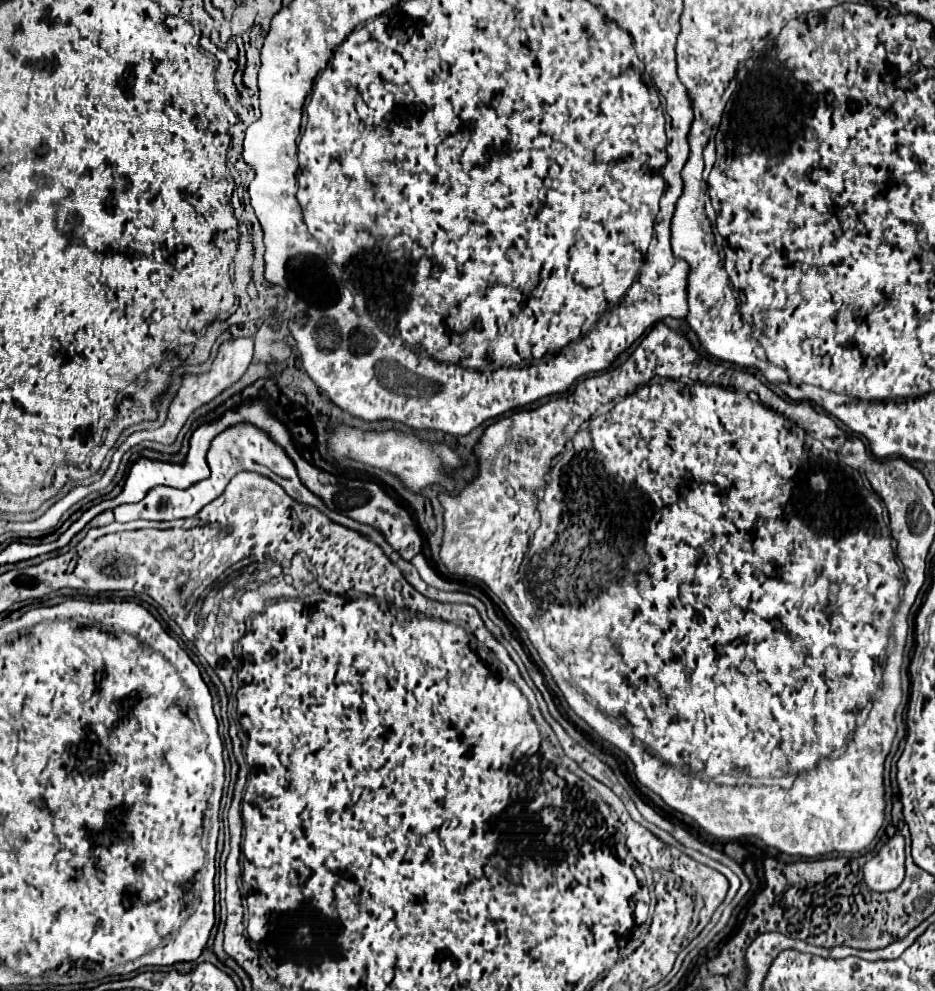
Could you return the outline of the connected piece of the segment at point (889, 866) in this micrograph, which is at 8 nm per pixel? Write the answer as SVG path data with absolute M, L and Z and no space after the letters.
M892 836L874 858L864 864L864 882L876 892L890 892L904 880L904 838Z

